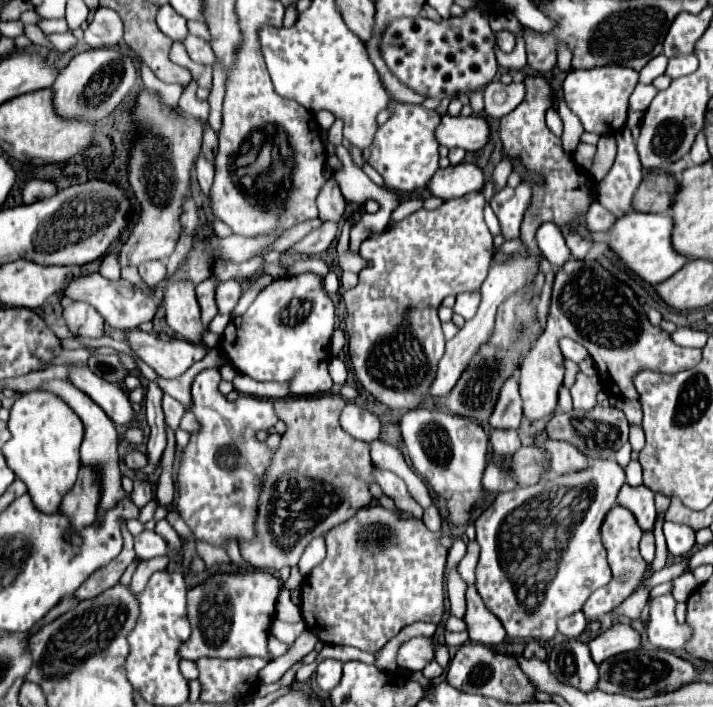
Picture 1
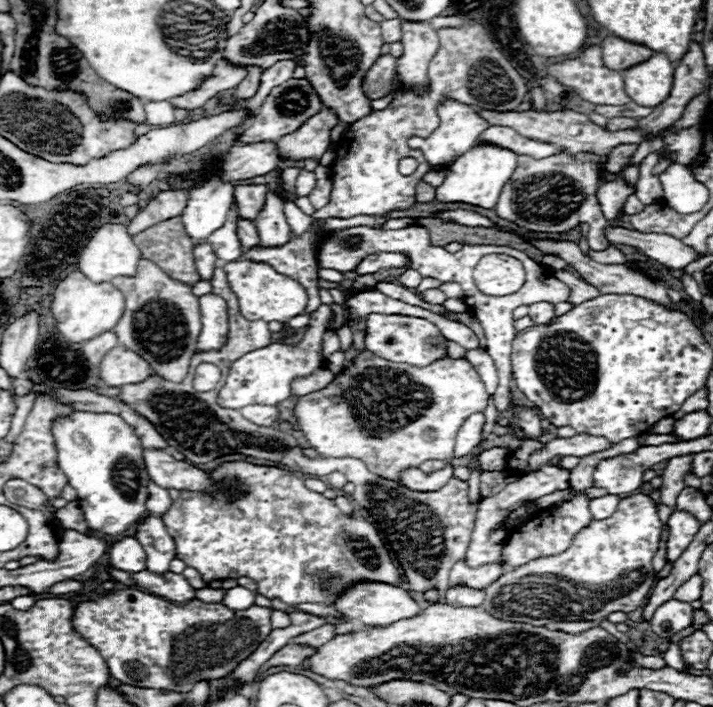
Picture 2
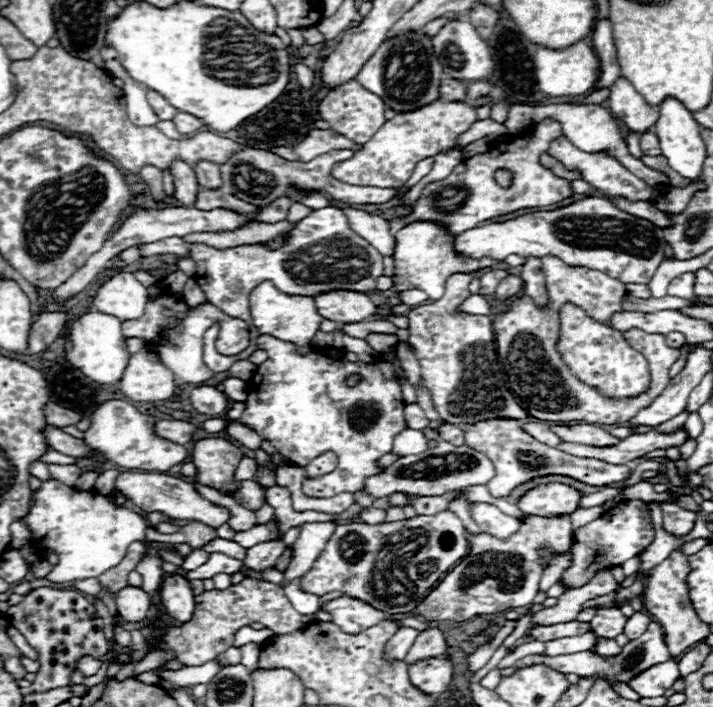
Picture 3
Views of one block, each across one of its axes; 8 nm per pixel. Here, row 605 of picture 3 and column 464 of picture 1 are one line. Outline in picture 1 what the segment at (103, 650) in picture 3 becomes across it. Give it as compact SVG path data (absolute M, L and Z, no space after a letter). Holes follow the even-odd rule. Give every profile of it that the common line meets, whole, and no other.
M470 8L464 18L450 18L440 24L426 18L392 22L382 36L382 58L406 86L426 98L446 98L480 90L498 72L494 34L488 26L488 14L480 8Z

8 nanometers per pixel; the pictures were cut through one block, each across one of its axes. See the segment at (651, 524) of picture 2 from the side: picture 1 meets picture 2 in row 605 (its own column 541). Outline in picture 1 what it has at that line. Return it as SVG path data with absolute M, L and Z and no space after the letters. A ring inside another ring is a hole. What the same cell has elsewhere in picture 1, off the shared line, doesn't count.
M590 460L590 464L582 470L574 470L574 472L566 472L566 474L560 474L560 476L552 476L550 480L546 482L540 482L536 486L526 486L526 488L516 488L512 492L502 492L494 498L494 502L490 506L486 506L482 510L482 514L478 516L478 520L474 522L476 524L476 540L480 544L480 562L478 562L478 568L476 568L476 590L478 594L482 596L486 608L496 614L500 618L500 622L504 624L506 628L506 634L508 638L522 638L522 640L536 640L536 642L552 642L558 628L558 620L560 618L566 618L574 612L578 612L582 608L582 602L586 602L586 598L598 588L598 586L604 586L612 574L610 574L610 568L608 568L608 562L606 562L606 550L600 542L600 524L602 524L602 518L606 516L606 512L616 504L616 496L622 488L622 484L626 482L626 474L624 474L624 468L616 462L616 460Z

